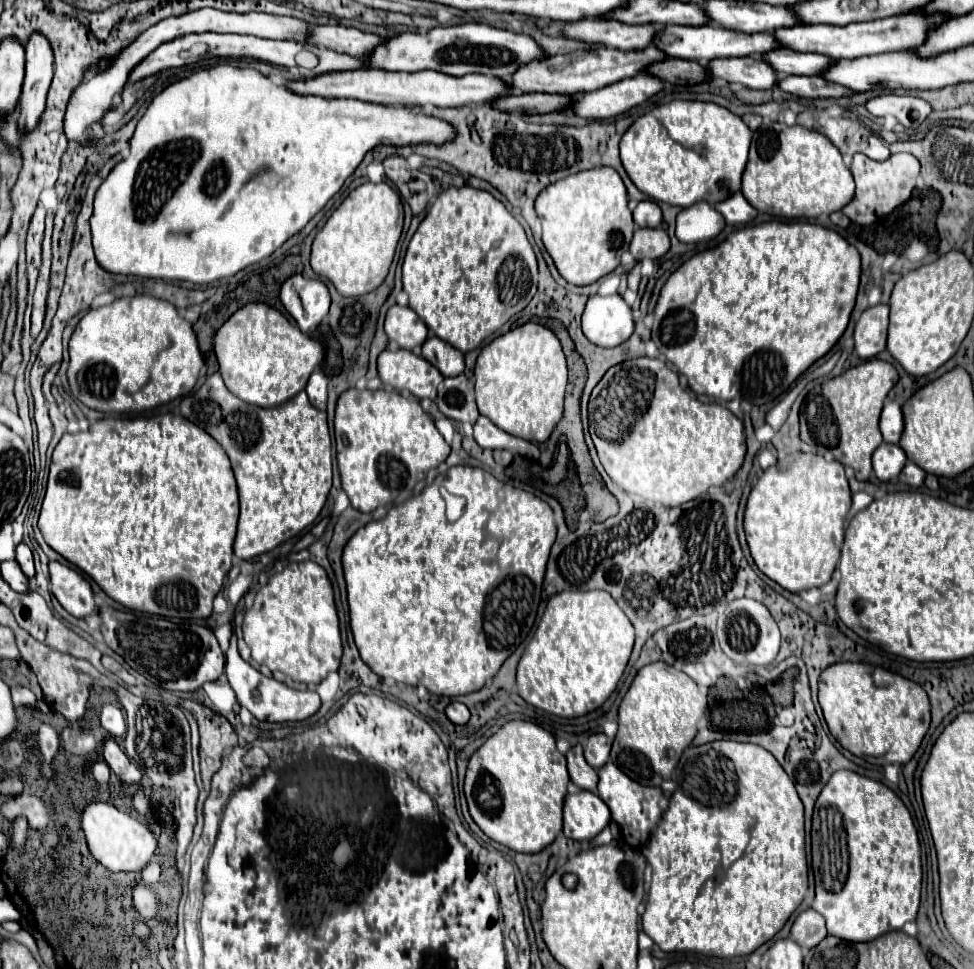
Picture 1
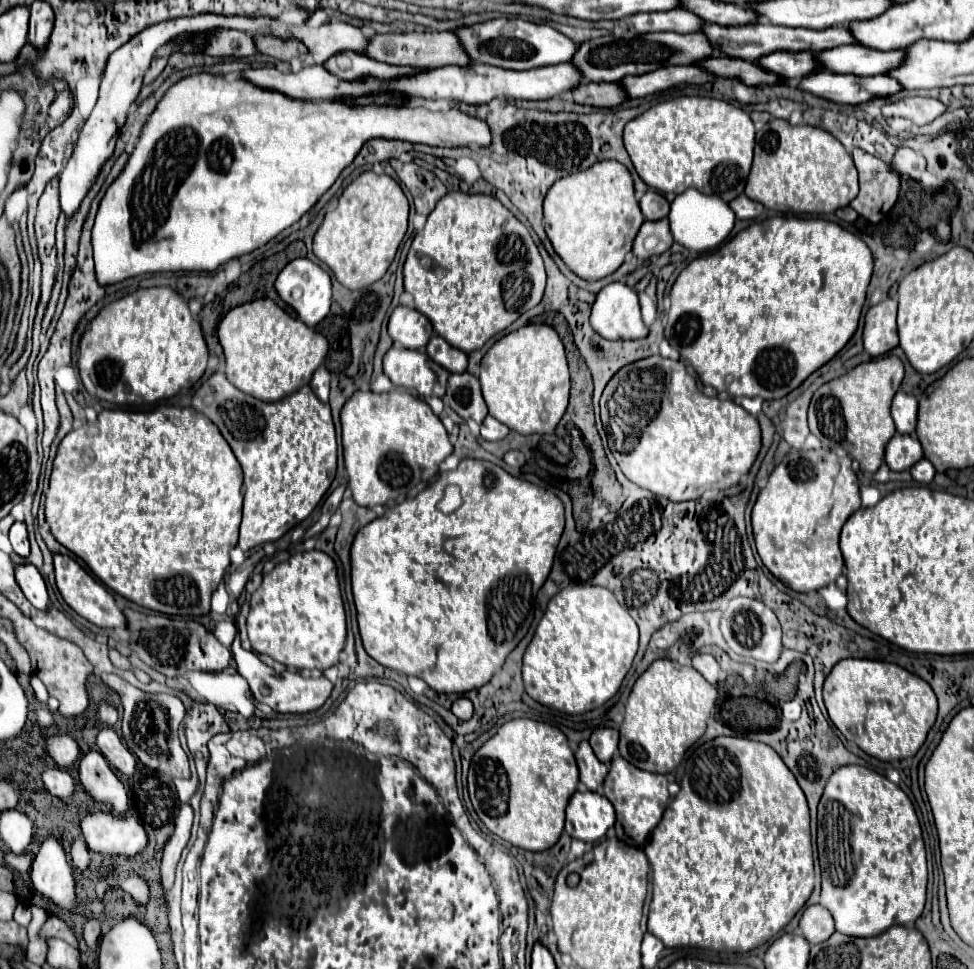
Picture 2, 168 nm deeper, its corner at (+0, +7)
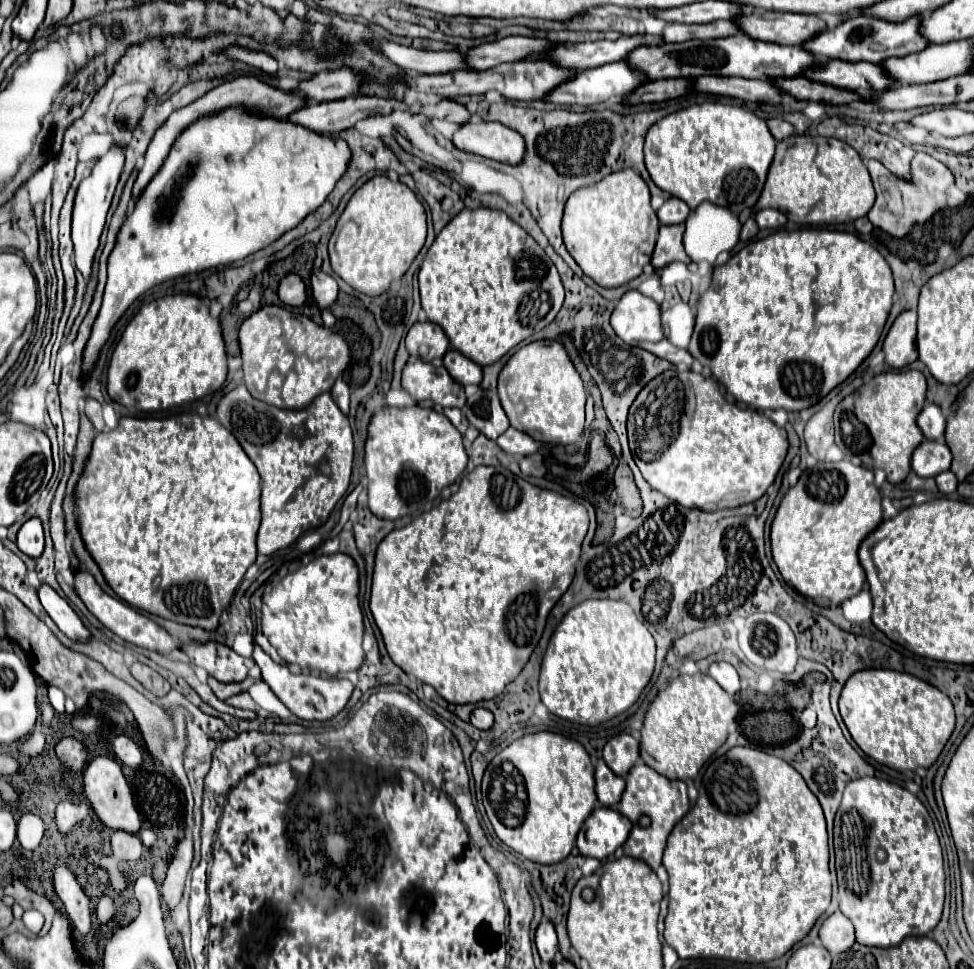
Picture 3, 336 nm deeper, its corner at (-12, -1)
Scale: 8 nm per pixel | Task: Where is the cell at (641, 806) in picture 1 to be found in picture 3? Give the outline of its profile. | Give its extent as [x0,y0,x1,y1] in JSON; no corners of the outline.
[617,762,689,870]

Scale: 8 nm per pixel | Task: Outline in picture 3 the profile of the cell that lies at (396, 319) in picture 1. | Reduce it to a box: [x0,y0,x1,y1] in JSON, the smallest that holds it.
[405,322,449,362]

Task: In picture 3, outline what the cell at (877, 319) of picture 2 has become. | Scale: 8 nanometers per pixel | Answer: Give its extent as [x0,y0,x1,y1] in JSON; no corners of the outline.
[883,310,917,368]

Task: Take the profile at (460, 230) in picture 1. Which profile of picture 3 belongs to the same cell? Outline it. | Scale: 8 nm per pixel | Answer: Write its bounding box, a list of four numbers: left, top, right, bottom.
[419,208,563,366]

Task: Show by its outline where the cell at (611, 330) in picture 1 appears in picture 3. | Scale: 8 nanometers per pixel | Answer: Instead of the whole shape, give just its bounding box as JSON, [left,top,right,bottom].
[611,290,677,362]

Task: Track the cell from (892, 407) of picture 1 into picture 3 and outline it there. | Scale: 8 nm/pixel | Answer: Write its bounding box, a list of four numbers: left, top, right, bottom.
[917,404,945,440]

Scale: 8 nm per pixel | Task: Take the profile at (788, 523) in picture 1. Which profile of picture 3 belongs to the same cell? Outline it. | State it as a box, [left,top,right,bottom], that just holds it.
[771,460,881,606]

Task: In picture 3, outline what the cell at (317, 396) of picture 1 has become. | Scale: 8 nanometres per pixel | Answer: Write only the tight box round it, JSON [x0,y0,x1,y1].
[331,378,349,412]

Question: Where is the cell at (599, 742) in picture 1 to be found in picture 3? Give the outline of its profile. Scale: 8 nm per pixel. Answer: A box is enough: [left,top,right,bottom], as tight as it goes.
[603,734,639,776]

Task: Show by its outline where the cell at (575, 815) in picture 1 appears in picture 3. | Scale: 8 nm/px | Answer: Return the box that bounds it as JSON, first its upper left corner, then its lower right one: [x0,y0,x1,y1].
[577,806,631,860]

